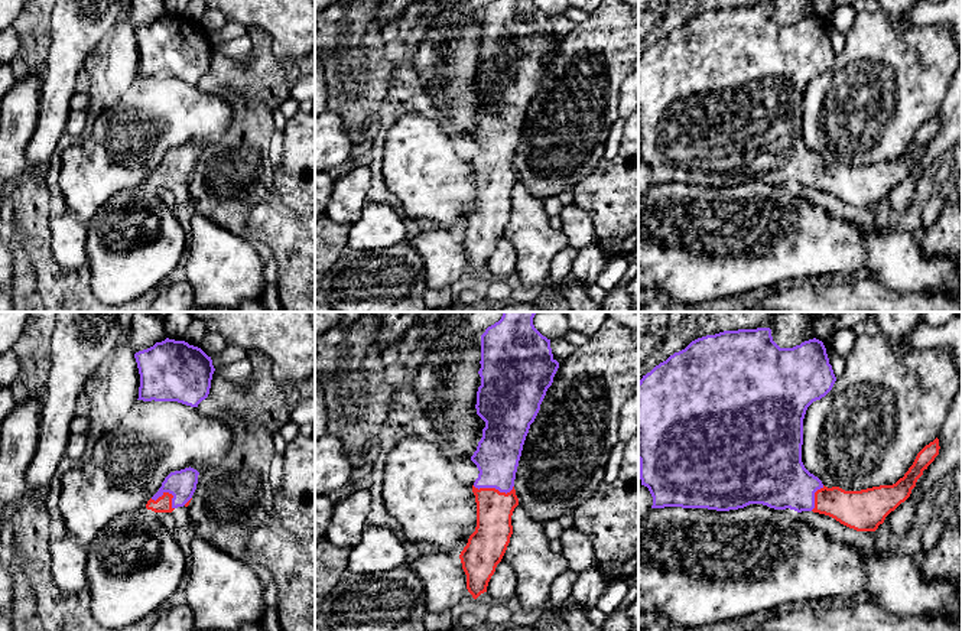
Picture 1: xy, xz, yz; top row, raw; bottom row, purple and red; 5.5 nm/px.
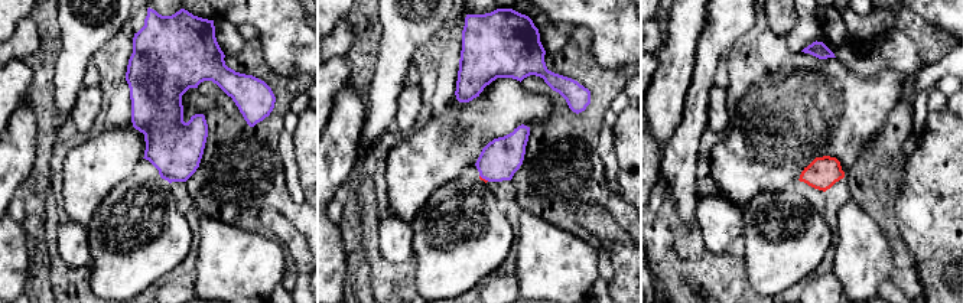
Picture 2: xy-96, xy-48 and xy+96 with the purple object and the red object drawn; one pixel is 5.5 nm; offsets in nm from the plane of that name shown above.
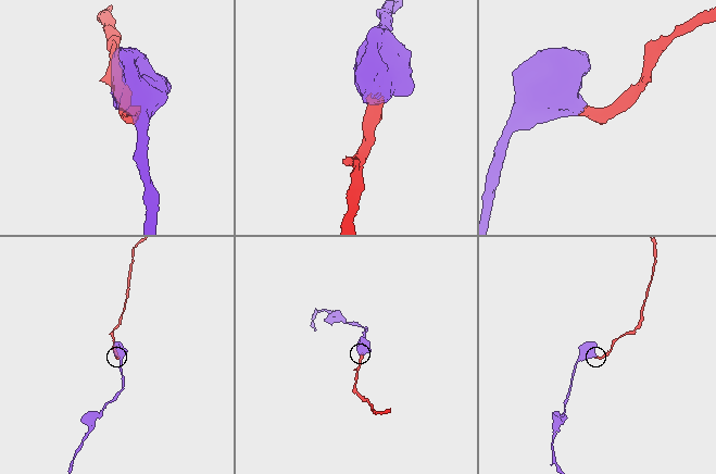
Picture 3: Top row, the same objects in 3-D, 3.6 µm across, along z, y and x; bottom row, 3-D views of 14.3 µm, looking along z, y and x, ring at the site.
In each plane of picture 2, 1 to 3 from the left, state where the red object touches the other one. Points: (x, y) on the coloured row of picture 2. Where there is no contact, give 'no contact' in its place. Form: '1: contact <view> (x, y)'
1: no contact
2: contact xy-48 (484, 178)
3: no contact

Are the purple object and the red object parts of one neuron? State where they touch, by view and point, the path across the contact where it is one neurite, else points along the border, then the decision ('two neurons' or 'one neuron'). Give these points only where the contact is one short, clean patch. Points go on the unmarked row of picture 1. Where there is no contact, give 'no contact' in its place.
meets purple in xz at (493, 163); runs through xz (497, 132), (497, 152), (493, 163), (494, 185); one neuron

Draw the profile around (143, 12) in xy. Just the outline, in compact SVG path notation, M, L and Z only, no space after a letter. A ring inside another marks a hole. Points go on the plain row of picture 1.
M131 0L127 22L136 29L166 16L163 0Z

